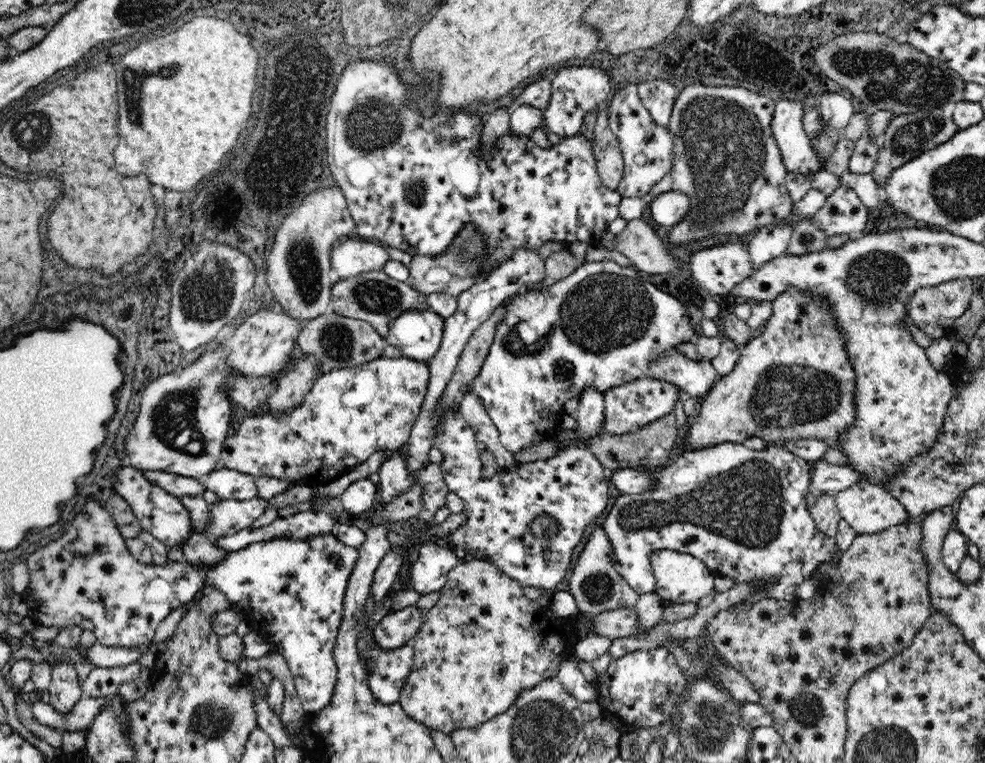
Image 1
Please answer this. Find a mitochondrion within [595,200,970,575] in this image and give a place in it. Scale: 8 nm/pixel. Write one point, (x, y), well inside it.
(746, 505)

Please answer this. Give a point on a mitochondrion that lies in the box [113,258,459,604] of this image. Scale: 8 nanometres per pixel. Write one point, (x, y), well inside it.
(174, 417)

